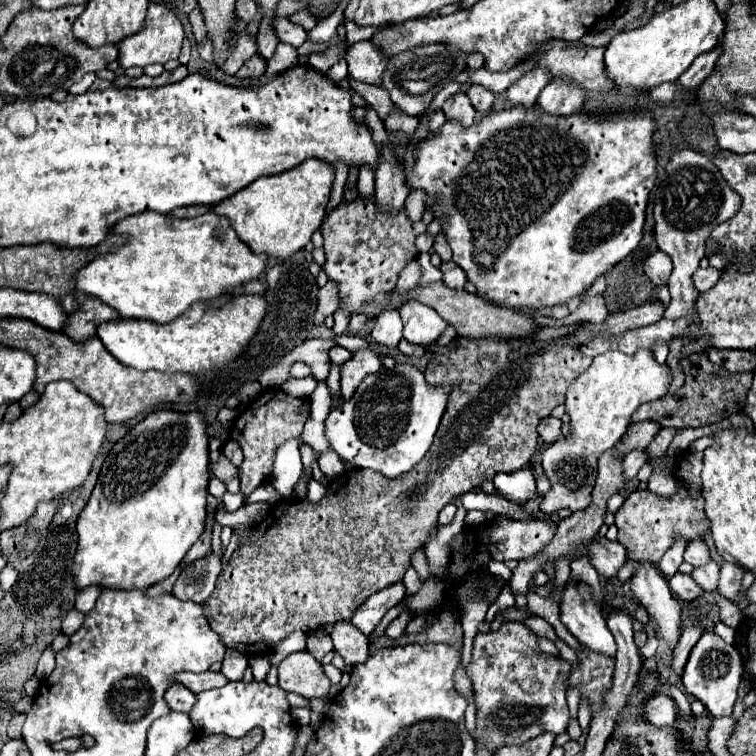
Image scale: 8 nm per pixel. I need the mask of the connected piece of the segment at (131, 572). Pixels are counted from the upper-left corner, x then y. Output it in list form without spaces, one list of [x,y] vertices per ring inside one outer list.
[[[157,410],[153,414],[149,414],[143,422],[139,422],[125,438],[121,438],[113,450],[107,454],[107,460],[103,462],[97,486],[87,502],[87,506],[83,508],[79,520],[77,520],[77,552],[73,556],[73,584],[77,590],[85,590],[89,586],[99,586],[99,588],[137,588],[137,590],[145,590],[165,578],[169,578],[173,574],[173,570],[179,566],[179,562],[183,560],[183,556],[187,554],[187,550],[197,542],[197,538],[203,534],[203,526],[205,526],[205,518],[207,518],[207,510],[205,510],[205,498],[207,498],[207,484],[209,484],[209,438],[207,438],[207,424],[203,422],[203,416],[197,412],[173,412],[173,410]]]

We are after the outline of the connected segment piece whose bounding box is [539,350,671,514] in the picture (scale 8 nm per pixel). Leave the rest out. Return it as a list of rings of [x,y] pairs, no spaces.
[[[639,350],[635,356],[623,352],[605,352],[593,358],[587,372],[583,372],[567,394],[567,414],[571,416],[569,440],[557,440],[543,452],[543,470],[551,482],[539,508],[553,514],[561,508],[581,510],[591,504],[591,492],[597,480],[597,458],[615,446],[627,432],[629,418],[645,402],[659,400],[667,394],[671,384],[669,368],[659,366],[651,352]]]

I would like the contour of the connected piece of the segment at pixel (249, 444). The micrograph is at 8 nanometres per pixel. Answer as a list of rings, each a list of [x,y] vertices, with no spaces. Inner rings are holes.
[[[265,390],[259,394],[255,402],[249,404],[245,412],[241,412],[233,426],[231,426],[231,438],[241,446],[243,450],[243,464],[239,466],[239,478],[241,478],[241,494],[249,496],[257,486],[265,484],[271,478],[273,472],[273,460],[277,448],[295,438],[299,440],[305,420],[311,412],[311,400],[309,398],[295,398],[281,390]]]

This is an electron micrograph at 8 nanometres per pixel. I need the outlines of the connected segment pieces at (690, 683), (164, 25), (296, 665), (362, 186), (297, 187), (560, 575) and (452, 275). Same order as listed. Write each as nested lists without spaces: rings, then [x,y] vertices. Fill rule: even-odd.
[[[707,630],[691,650],[681,680],[687,694],[701,700],[713,716],[731,716],[733,704],[737,700],[737,688],[741,684],[741,674],[743,674],[743,658],[739,656],[737,648],[727,644],[713,630]]]
[[[149,4],[147,18],[145,18],[145,28],[143,32],[137,32],[135,36],[129,36],[127,40],[121,40],[117,44],[119,48],[119,64],[123,68],[131,66],[141,66],[145,68],[147,64],[165,64],[169,60],[177,60],[181,52],[181,42],[183,42],[183,26],[173,10],[169,10],[163,4]]]
[[[293,652],[279,664],[279,686],[307,700],[329,694],[329,678],[309,652]]]
[[[363,166],[363,168],[359,170],[357,190],[359,190],[359,196],[363,196],[363,198],[371,198],[371,196],[373,196],[375,180],[373,180],[373,170],[371,170],[369,166]]]
[[[307,158],[297,168],[255,180],[213,210],[231,220],[231,226],[237,230],[239,238],[255,254],[285,260],[297,250],[305,248],[305,244],[311,242],[311,234],[321,226],[331,198],[333,180],[335,166],[319,158]]]
[[[567,558],[559,560],[557,564],[557,572],[555,572],[555,586],[565,586],[565,582],[571,578],[571,570],[569,570],[569,564],[567,564]]]
[[[443,262],[441,264],[441,272],[443,272],[443,284],[449,286],[449,288],[455,288],[455,290],[461,290],[467,282],[467,278],[463,276],[463,270],[453,262]]]

